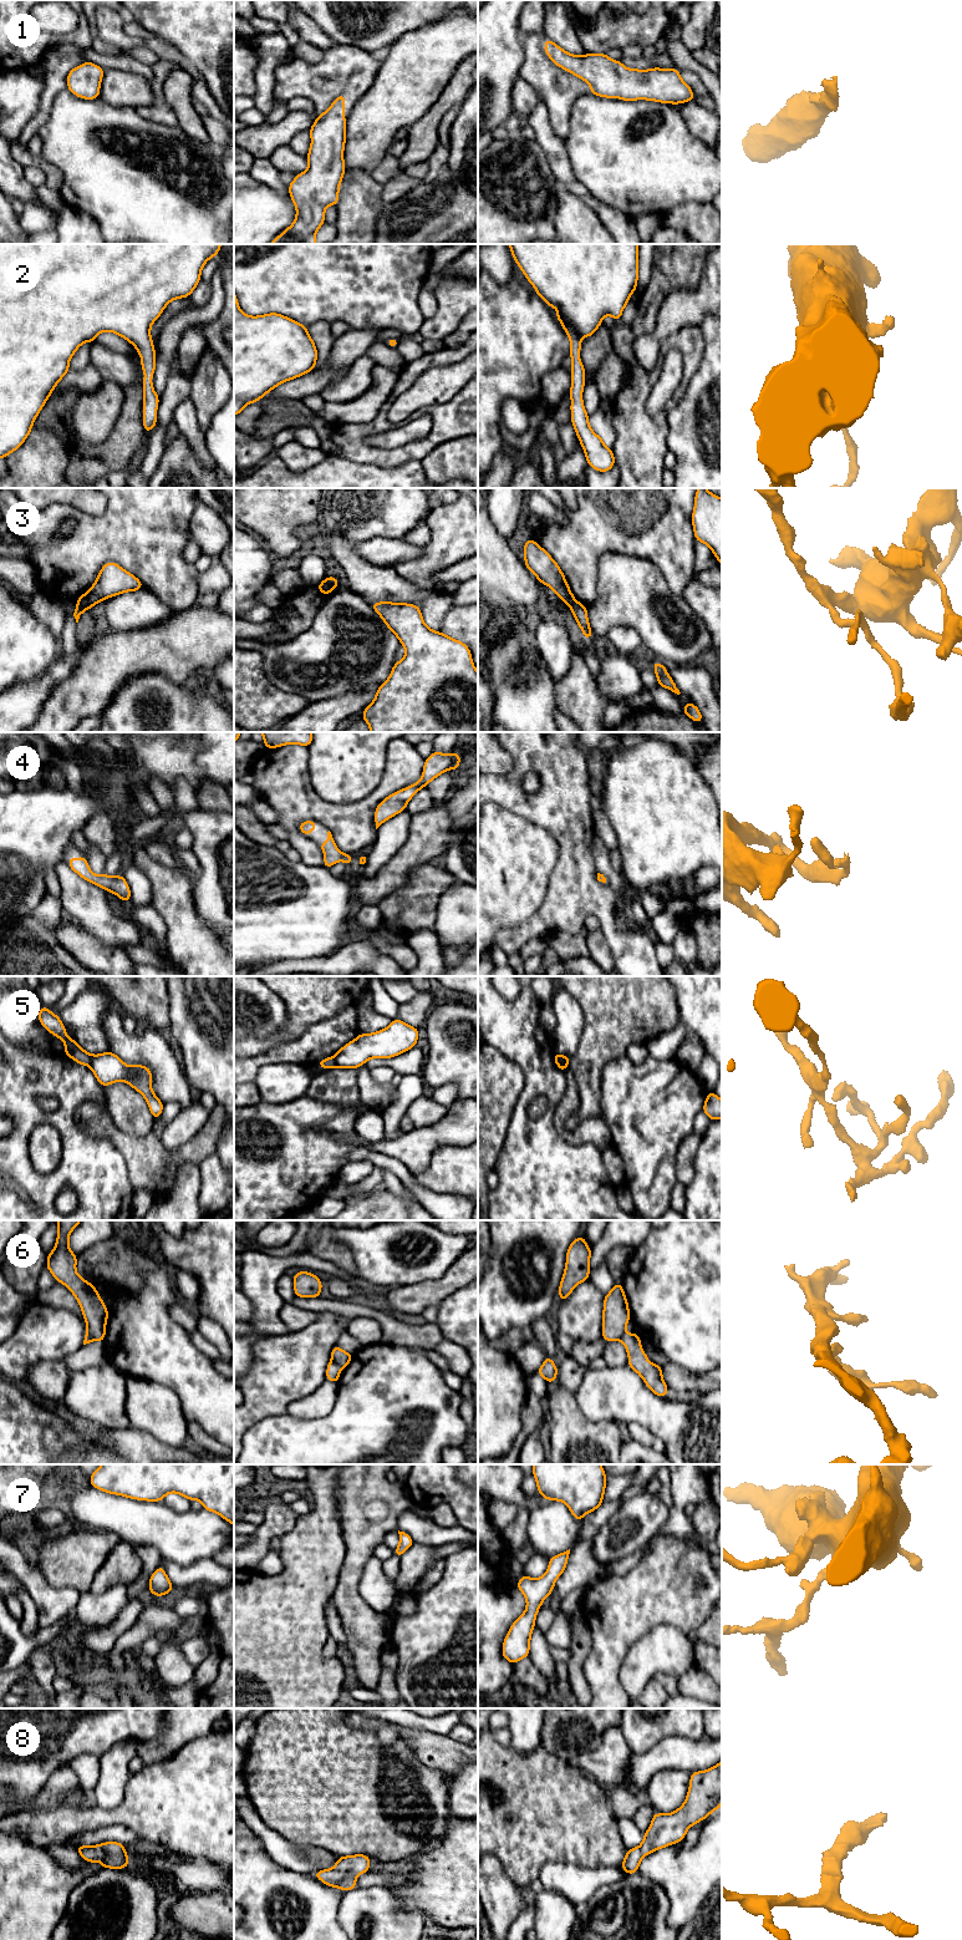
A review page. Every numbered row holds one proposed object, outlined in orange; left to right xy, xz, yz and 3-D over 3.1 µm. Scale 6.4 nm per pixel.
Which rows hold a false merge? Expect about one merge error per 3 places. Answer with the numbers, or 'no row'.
3, 5, 6

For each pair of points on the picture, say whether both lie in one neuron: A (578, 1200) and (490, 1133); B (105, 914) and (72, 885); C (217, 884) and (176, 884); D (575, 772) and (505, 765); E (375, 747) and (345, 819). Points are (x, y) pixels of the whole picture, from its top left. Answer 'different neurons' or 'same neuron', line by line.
A: different neurons
B: same neuron
C: different neurons
D: different neurons
E: different neurons

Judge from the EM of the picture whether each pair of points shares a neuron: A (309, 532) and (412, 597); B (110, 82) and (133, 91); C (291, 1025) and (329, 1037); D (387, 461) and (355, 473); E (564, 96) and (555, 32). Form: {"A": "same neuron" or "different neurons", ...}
{"A": "same neuron", "B": "same neuron", "C": "different neurons", "D": "different neurons", "E": "different neurons"}

